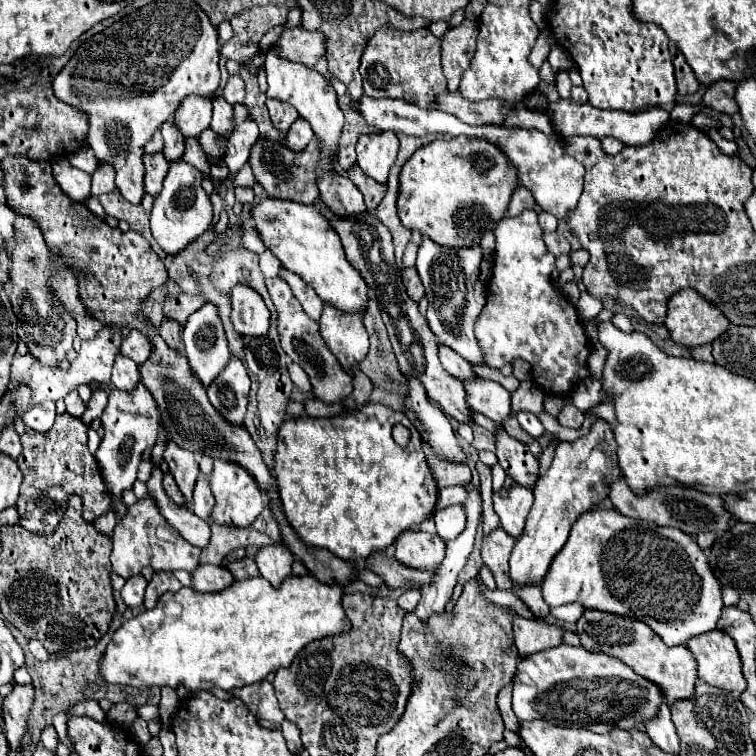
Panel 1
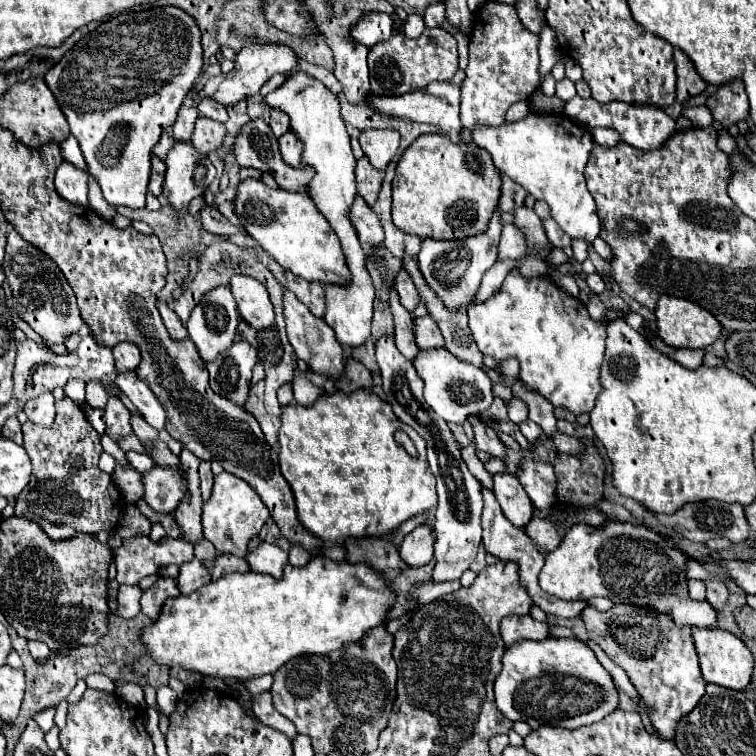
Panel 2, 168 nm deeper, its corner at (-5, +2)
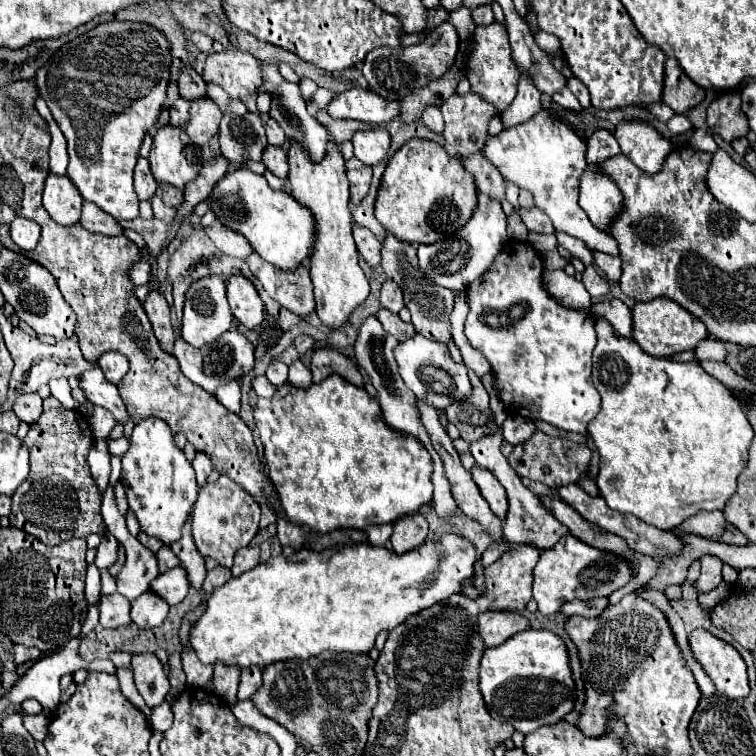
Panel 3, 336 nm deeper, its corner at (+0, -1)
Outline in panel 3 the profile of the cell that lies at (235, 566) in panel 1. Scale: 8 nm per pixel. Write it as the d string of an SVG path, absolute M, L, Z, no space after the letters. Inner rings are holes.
M217 566L217 568L209 570L209 572L207 572L207 578L205 578L205 584L203 584L205 594L211 594L217 586L223 586L229 578L231 578L231 574L229 574L229 570L223 568L223 566Z

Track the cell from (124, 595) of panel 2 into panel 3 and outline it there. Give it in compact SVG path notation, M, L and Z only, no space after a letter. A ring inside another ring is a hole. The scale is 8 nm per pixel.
M103 594L99 600L99 622L105 628L119 628L131 624L129 618L129 600L121 598L121 594Z

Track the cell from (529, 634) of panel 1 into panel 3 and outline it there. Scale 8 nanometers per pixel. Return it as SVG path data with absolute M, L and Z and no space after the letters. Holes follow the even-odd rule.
M487 610L487 612L479 614L477 626L479 626L479 634L481 634L485 646L491 648L491 646L499 646L507 638L527 630L529 622L523 616L515 614L515 612Z

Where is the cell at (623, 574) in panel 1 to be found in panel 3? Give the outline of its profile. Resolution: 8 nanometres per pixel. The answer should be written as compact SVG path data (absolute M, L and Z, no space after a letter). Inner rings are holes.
M571 534L561 538L553 548L541 550L533 576L533 598L541 614L555 614L565 602L571 600L609 596L629 582L629 570L625 570L625 562L617 562L617 558L613 558L611 554L601 554L601 550L585 546Z

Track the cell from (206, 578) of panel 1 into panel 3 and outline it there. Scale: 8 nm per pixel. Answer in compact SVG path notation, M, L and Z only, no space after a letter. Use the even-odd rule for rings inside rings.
M181 566L167 570L165 574L159 574L151 584L149 590L157 596L161 596L169 606L179 604L189 590L189 580L185 578L185 570L181 570Z

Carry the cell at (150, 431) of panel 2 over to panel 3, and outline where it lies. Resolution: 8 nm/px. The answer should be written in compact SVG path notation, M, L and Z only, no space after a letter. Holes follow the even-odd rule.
M99 366L87 370L85 374L79 376L79 388L85 392L87 400L91 400L95 406L107 408L115 416L117 422L129 420L129 414L125 414L125 406L119 398L117 386L105 380Z

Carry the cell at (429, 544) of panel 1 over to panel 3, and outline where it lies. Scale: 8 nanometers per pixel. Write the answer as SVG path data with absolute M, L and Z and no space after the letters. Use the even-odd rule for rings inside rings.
M421 514L401 516L393 524L391 544L397 554L405 554L417 546L421 546L427 538L427 520Z

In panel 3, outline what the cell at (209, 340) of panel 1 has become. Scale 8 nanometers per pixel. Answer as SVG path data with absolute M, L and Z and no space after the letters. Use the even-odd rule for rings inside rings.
M205 276L193 282L193 286L189 286L189 292L185 294L185 308L183 308L183 320L181 320L181 338L185 342L189 342L193 348L201 348L213 342L223 332L227 332L231 328L231 322L233 322L233 314L227 304L223 278Z

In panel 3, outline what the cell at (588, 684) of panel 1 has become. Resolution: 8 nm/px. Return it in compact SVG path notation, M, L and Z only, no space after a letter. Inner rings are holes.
M525 630L501 646L483 652L479 670L483 702L497 722L509 722L523 734L563 720L573 708L573 688L567 648L563 640L549 630Z

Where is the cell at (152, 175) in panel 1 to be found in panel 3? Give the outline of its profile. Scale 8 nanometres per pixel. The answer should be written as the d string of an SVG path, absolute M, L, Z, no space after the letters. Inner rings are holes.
M139 158L135 166L135 192L139 200L151 200L155 196L155 190L157 190L157 182L149 170L149 162L147 158Z

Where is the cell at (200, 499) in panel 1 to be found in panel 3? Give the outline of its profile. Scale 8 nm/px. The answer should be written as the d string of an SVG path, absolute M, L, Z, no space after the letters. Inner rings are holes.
M197 452L195 458L193 458L193 468L195 468L195 472L197 472L197 484L203 486L205 480L207 480L207 476L209 476L211 470L213 470L213 464L211 464L209 456L207 456L205 452Z

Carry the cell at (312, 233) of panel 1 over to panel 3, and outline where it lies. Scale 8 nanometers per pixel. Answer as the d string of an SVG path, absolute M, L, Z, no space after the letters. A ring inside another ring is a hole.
M247 168L227 172L213 186L209 202L221 224L243 234L253 250L279 270L295 270L309 258L313 246L313 216L291 194L273 190L265 176L253 174Z

